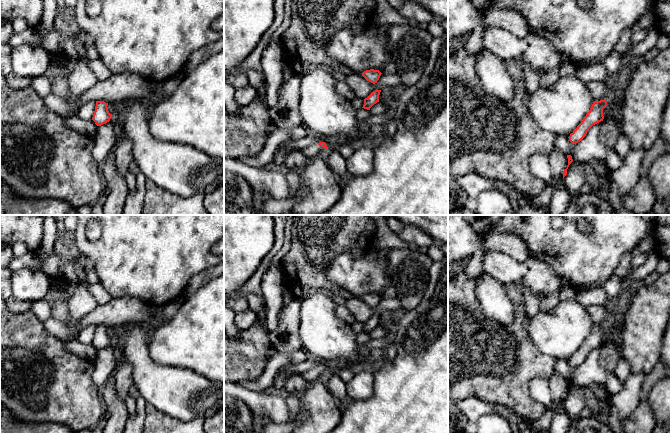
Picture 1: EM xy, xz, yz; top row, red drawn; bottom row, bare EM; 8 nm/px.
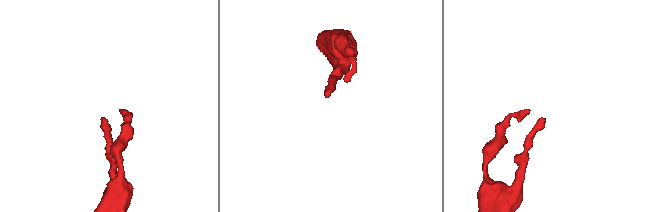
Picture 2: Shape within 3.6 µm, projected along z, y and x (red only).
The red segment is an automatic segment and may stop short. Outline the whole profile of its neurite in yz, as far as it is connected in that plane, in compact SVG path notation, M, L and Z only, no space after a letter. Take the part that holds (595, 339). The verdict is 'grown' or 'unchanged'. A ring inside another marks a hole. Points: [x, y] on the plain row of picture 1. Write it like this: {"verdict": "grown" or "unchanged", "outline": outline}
{"verdict": "unchanged", "outline": "M606 324L594 325L589 336L583 342L577 352L570 358L569 365L572 368L580 366L588 354L595 348L603 345L603 333L607 330Z"}

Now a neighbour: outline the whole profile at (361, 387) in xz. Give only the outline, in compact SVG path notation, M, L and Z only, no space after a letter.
M360 372L346 383L347 396L350 400L366 400L373 396L373 373Z

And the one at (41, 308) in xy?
M45 299L32 302L30 311L32 311L41 322L45 322L51 317L51 304Z

